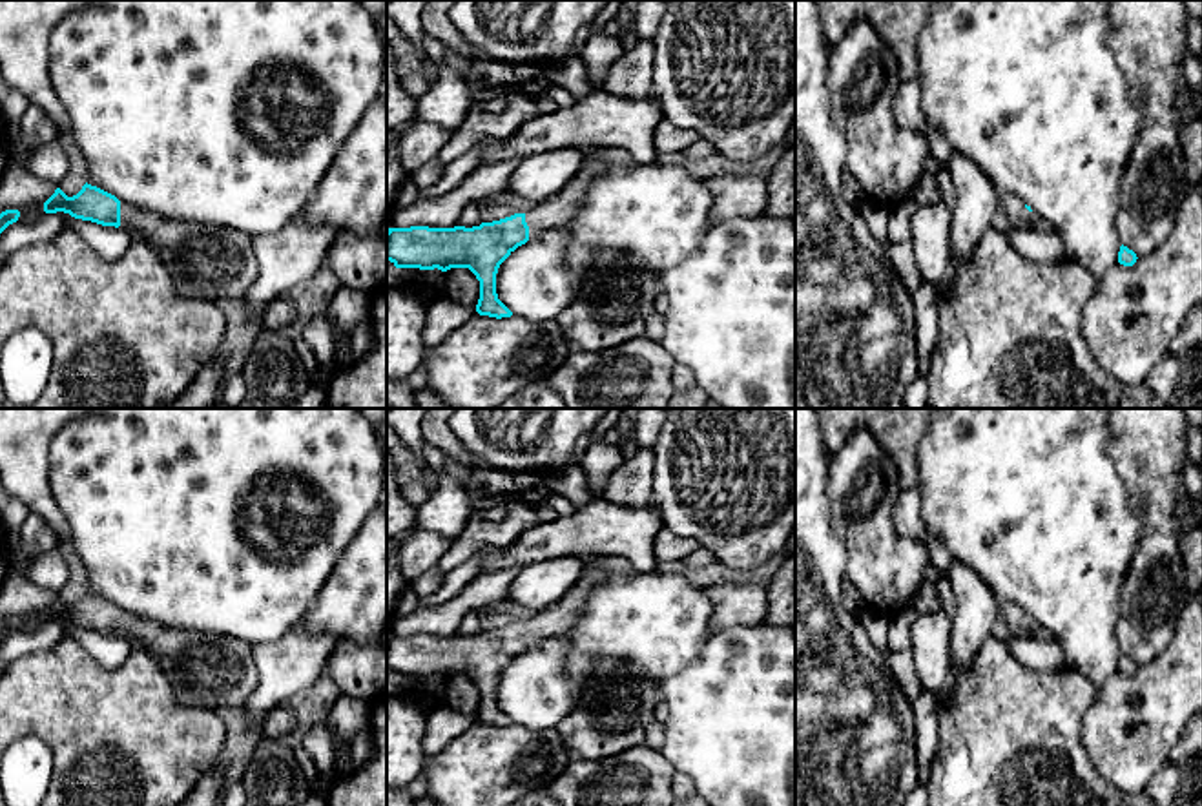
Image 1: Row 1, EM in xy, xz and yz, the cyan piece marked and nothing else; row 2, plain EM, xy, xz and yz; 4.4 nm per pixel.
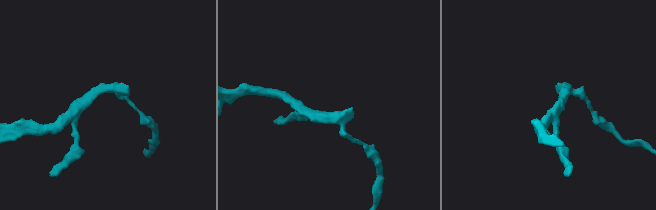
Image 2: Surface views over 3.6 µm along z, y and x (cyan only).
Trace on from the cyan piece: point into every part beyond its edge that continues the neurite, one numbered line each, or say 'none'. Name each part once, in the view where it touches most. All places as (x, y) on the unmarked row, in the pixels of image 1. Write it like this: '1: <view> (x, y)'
1: xy (212, 671)

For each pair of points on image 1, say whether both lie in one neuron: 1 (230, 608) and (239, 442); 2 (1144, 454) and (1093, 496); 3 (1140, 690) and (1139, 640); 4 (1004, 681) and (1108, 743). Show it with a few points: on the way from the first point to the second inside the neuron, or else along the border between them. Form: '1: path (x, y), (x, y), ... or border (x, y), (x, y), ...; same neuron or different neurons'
1: path (228, 566), (227, 484); same neuron
2: border (1108, 433), (1108, 453), (1137, 513); different neurons
3: border (1171, 637), (1153, 659), (1139, 666); different neurons
4: border (1097, 692), (1080, 723), (1080, 741), (1091, 766); different neurons

